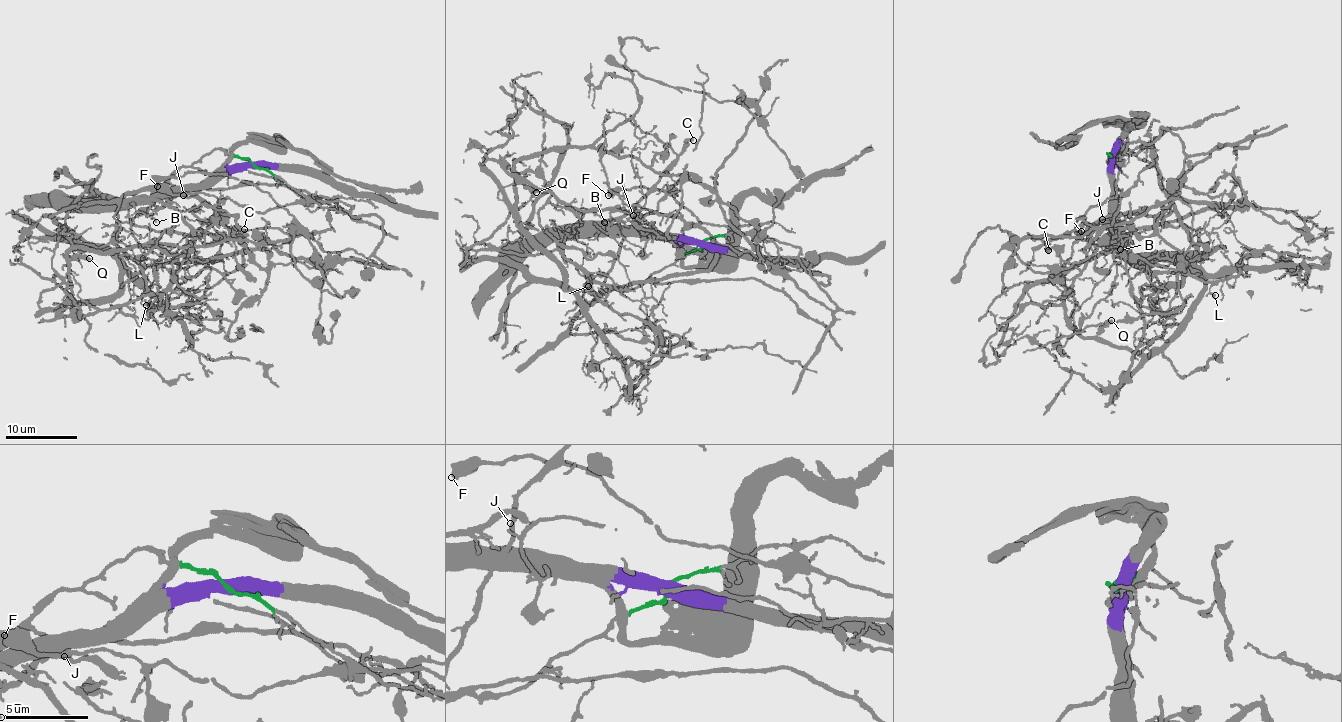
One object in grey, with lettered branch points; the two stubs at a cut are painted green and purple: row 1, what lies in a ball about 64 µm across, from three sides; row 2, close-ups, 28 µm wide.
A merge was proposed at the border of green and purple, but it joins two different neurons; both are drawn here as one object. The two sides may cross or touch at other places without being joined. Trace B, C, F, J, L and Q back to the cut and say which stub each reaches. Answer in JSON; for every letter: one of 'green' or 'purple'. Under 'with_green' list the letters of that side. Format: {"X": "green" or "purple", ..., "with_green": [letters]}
{"B": "purple", "C": "green", "F": "green", "J": "green", "L": "purple", "Q": "purple", "with_green": ["C", "F", "J"]}

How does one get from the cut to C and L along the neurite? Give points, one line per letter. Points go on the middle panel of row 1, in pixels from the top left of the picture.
C: (703, 241), (748, 224), (755, 227), (739, 232), (704, 223), (665, 192), (650, 192), (686, 141), (693, 140)
L: (703, 243), (575, 232), (563, 241), (563, 258), (581, 269), (588, 286)

